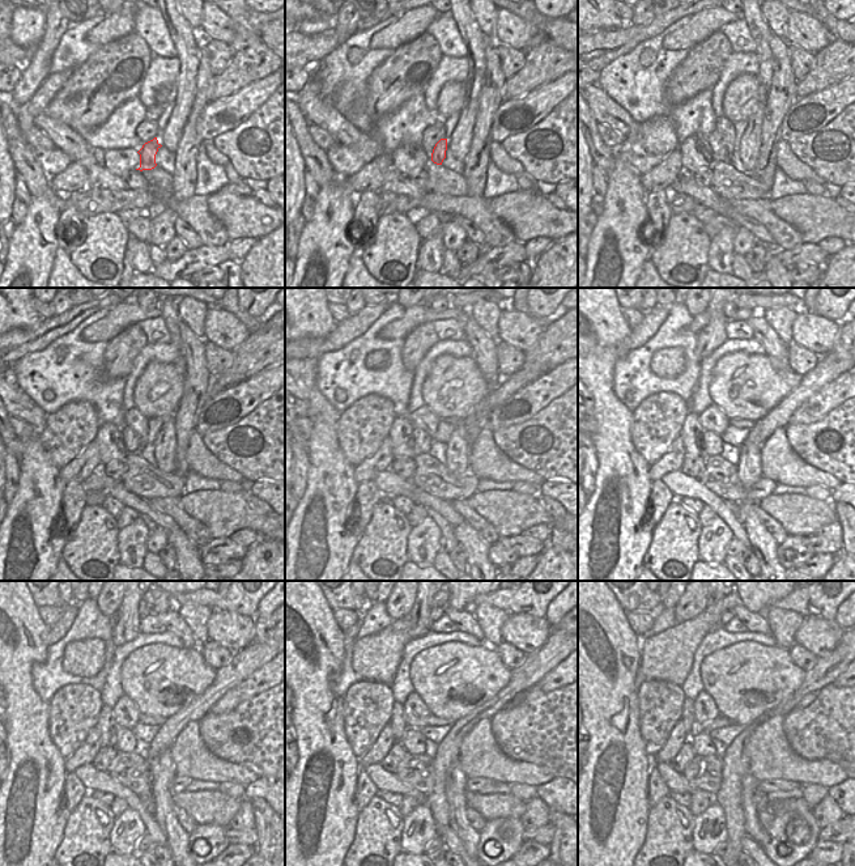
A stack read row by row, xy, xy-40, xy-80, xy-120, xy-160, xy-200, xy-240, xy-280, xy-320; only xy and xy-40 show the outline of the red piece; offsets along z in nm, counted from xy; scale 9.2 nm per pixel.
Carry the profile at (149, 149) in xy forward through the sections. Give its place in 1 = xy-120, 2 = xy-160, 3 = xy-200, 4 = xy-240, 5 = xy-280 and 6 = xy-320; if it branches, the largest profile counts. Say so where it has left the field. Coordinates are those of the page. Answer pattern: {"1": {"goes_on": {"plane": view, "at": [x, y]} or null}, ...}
{"1": {"goes_on": {"plane": "xy-120", "at": [134, 419]}}, "2": {"goes_on": {"plane": "xy-160", "at": [422, 417]}}, "3": {"goes_on": {"plane": "xy-200", "at": [711, 419]}}, "4": {"goes_on": {"plane": "xy-240", "at": [126, 713]}}, "5": {"goes_on": {"plane": "xy-280", "at": [416, 712]}}, "6": {"goes_on": {"plane": "xy-320", "at": [705, 709]}}}

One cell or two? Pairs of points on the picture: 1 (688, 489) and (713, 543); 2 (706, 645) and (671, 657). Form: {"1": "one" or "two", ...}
{"1": "two", "2": "two"}

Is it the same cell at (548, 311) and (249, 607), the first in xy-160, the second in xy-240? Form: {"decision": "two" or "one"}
{"decision": "one"}

